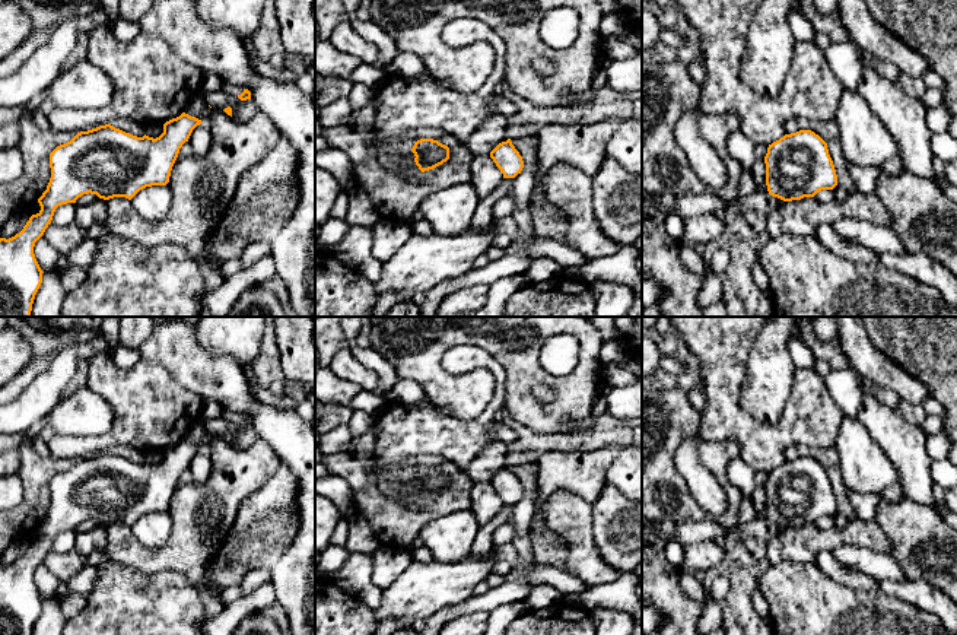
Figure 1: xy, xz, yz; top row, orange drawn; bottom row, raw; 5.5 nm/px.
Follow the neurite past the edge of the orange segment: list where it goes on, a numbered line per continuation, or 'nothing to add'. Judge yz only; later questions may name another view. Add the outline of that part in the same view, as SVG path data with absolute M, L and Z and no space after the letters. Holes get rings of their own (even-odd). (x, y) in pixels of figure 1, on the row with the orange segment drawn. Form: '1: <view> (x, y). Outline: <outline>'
nothing to add

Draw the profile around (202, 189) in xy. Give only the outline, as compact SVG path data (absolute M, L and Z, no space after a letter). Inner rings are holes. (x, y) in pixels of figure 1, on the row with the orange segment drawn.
M219 108L210 115L210 130L212 146L206 156L177 158L168 182L172 201L162 219L146 220L131 200L114 197L106 200L104 225L111 235L144 247L181 245L220 276L222 261L207 251L207 239L233 199L242 174L263 161L282 134L261 111L248 121L236 121Z

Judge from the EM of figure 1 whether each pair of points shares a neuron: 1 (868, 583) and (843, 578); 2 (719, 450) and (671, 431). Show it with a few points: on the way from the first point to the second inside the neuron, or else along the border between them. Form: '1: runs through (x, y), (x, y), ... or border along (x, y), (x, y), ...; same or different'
1: runs through (862, 581), (849, 578); same
2: runs through (733, 494), (724, 517), (699, 514), (665, 475); same

